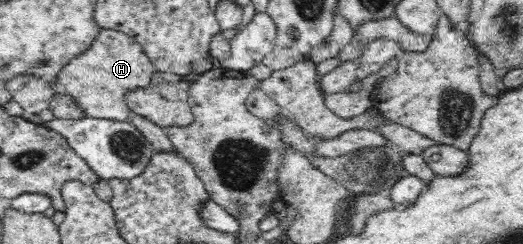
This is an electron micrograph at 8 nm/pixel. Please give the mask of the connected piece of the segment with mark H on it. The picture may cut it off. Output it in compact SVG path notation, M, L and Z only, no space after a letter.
M100 29L92 44L76 56L56 75L60 89L75 98L77 104L81 104L87 118L131 122L132 111L125 97L131 91L147 89L155 72L143 46L122 31Z

